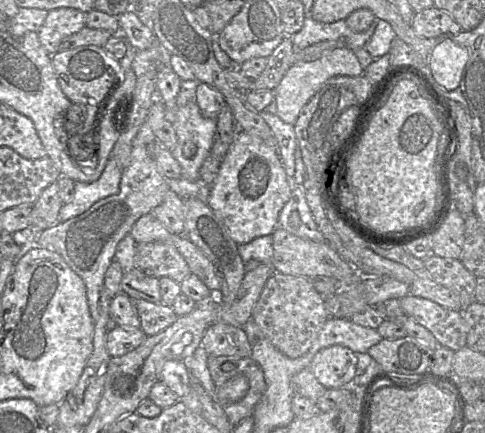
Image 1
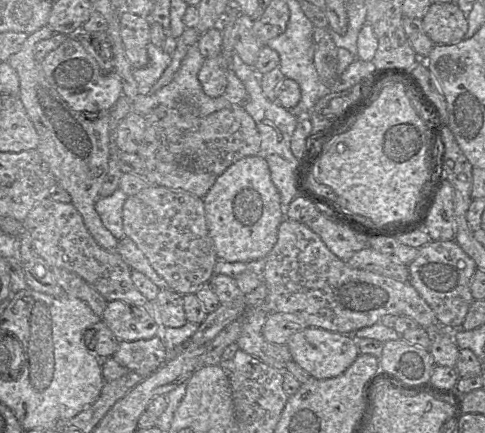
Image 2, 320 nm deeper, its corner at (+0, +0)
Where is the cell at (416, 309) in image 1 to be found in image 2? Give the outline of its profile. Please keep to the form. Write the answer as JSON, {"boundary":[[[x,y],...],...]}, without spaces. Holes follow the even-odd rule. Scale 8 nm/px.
{"boundary":[[[284,218],[277,242],[265,258],[262,282],[268,289],[265,308],[269,313],[293,313],[306,327],[316,326],[343,335],[372,326],[384,315],[410,317],[424,329],[434,329],[439,324],[434,311],[410,282],[349,266],[303,223]]]}

